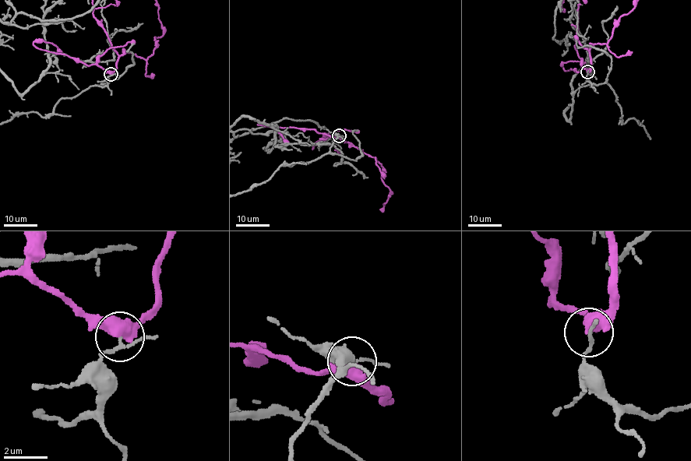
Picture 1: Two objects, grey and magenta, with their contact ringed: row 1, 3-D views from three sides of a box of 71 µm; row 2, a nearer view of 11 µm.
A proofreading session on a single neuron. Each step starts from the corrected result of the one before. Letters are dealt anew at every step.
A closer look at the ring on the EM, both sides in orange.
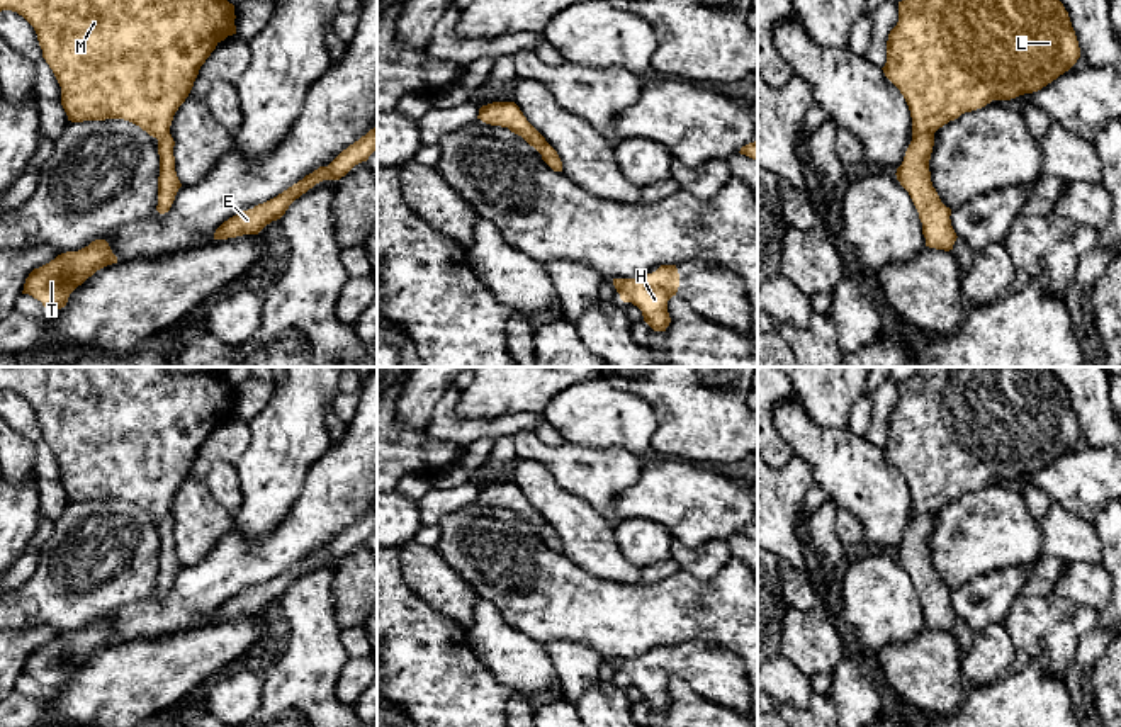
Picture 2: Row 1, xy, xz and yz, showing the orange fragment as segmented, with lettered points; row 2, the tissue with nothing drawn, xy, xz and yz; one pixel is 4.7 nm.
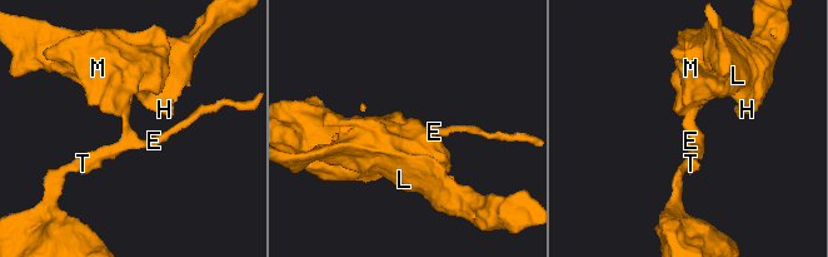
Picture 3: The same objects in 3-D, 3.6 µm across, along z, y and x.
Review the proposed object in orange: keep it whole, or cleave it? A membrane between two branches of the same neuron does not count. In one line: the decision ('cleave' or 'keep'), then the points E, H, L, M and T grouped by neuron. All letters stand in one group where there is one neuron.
cleave; E T / H L M

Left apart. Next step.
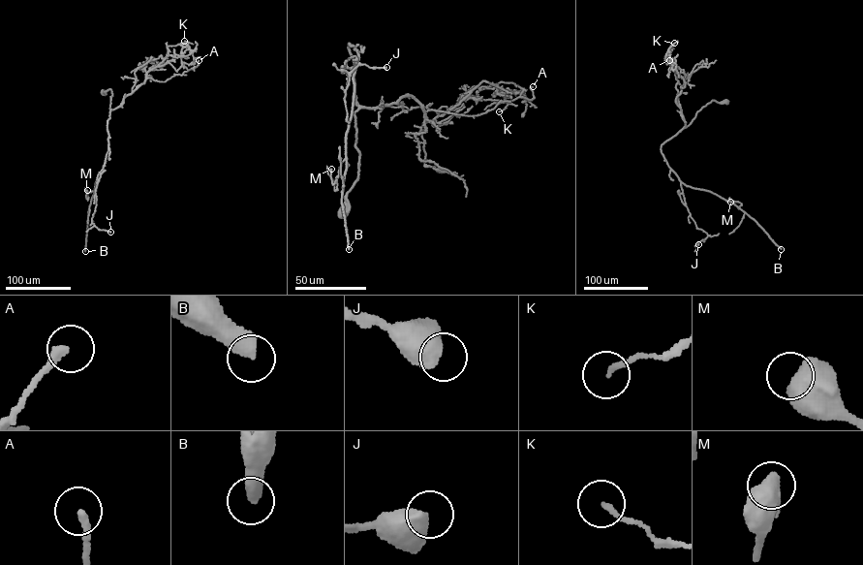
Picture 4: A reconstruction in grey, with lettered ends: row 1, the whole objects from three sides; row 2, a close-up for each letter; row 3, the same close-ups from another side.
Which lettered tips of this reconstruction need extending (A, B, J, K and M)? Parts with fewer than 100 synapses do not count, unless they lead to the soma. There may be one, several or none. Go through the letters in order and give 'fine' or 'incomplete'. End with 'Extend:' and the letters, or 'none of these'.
A: fine
B: incomplete
J: fine
K: fine
M: fine
Extend: B

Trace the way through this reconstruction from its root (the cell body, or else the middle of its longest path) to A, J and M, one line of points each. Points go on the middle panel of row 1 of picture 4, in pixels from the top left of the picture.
A: (344, 211), (358, 177), (359, 109), (411, 95), (425, 111), (477, 115), (499, 102), (531, 100), (533, 86)
J: (344, 211), (359, 153), (350, 43), (358, 59), (342, 68), (344, 98), (358, 65), (386, 67)
M: (344, 211), (346, 193), (358, 177), (359, 153), (350, 43), (358, 59), (346, 157), (335, 191), (331, 169)

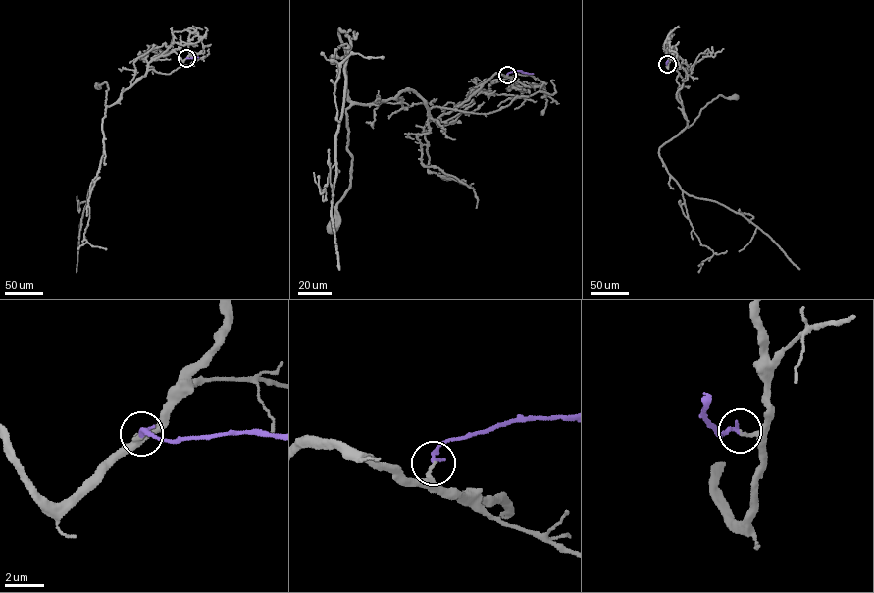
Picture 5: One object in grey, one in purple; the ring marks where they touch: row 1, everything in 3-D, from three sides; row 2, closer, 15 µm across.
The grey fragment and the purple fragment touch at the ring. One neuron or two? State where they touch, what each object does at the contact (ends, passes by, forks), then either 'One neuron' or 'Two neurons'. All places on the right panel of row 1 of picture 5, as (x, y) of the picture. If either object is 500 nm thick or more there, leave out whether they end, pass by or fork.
Place: (667, 64). At the ring grey ends. At the ring purple ends. One neuron

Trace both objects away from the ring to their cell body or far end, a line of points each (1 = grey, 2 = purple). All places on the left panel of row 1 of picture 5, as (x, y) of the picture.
1: (186, 58), (182, 61), (174, 51), (154, 58), (146, 75), (109, 106), (105, 104), (107, 83), (98, 85)
2: (186, 58), (198, 57)

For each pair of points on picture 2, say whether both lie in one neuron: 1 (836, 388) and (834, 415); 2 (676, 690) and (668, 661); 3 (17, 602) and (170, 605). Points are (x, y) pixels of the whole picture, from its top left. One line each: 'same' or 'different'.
1: same
2: different
3: different

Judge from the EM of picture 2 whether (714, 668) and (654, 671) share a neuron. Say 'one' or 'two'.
one

